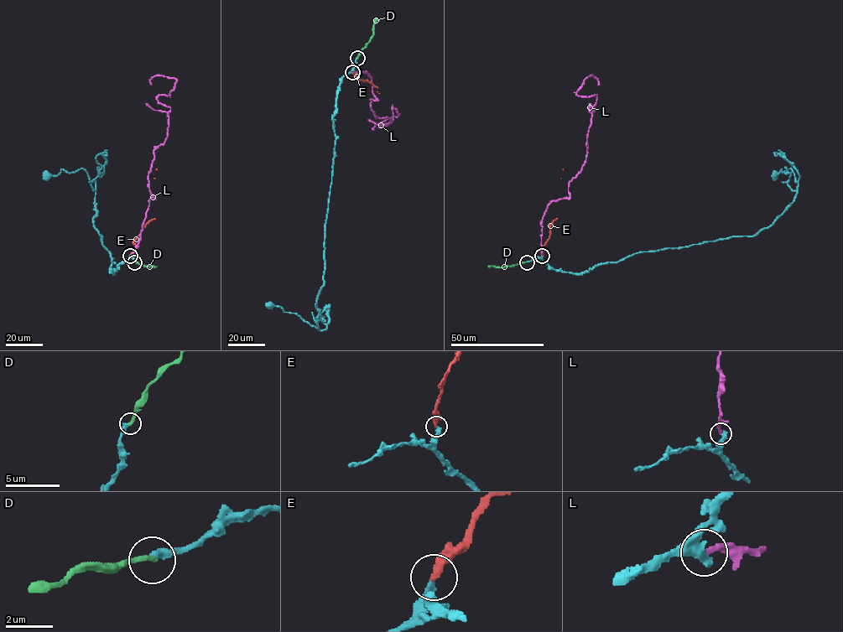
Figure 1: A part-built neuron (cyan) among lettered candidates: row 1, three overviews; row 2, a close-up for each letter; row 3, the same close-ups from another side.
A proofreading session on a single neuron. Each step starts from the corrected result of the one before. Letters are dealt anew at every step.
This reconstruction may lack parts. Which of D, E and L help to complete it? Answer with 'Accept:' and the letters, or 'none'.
Accept: E

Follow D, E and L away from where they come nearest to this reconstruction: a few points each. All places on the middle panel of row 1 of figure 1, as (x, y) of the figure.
D: (357, 58), (373, 34), (374, 23), (379, 19)
E: (353, 73), (358, 74), (356, 77), (377, 87), (379, 94)
L: (352, 72), (371, 77), (377, 117), (393, 119), (379, 127), (391, 122), (392, 107), (398, 114), (374, 129)

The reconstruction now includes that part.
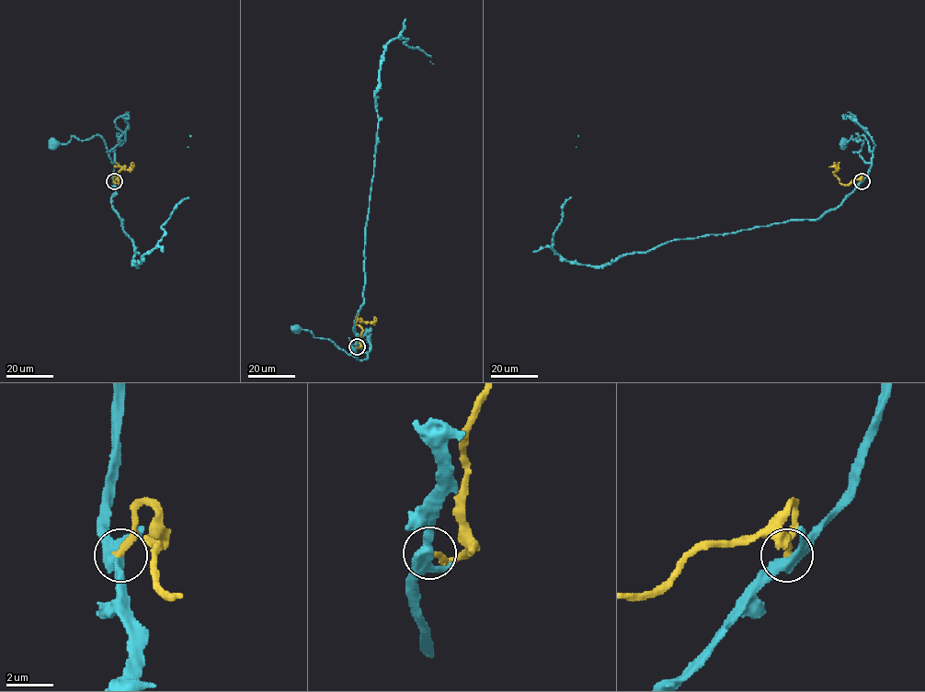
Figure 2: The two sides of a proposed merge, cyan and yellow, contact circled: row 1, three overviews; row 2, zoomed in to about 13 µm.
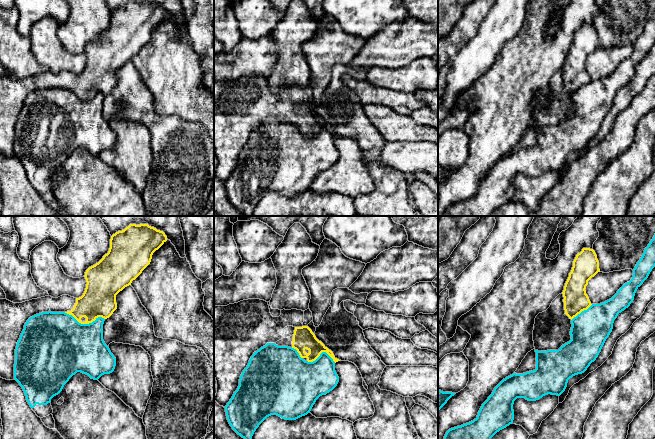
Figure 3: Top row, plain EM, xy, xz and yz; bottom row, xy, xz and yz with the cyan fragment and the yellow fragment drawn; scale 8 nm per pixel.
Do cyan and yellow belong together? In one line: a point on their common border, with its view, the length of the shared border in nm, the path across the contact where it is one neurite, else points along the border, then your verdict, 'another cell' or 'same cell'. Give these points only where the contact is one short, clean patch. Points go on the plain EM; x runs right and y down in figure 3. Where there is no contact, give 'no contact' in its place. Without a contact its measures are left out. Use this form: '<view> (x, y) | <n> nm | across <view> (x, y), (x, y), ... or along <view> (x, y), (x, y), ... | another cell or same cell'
xy (84, 100) | 340 nm | another cell

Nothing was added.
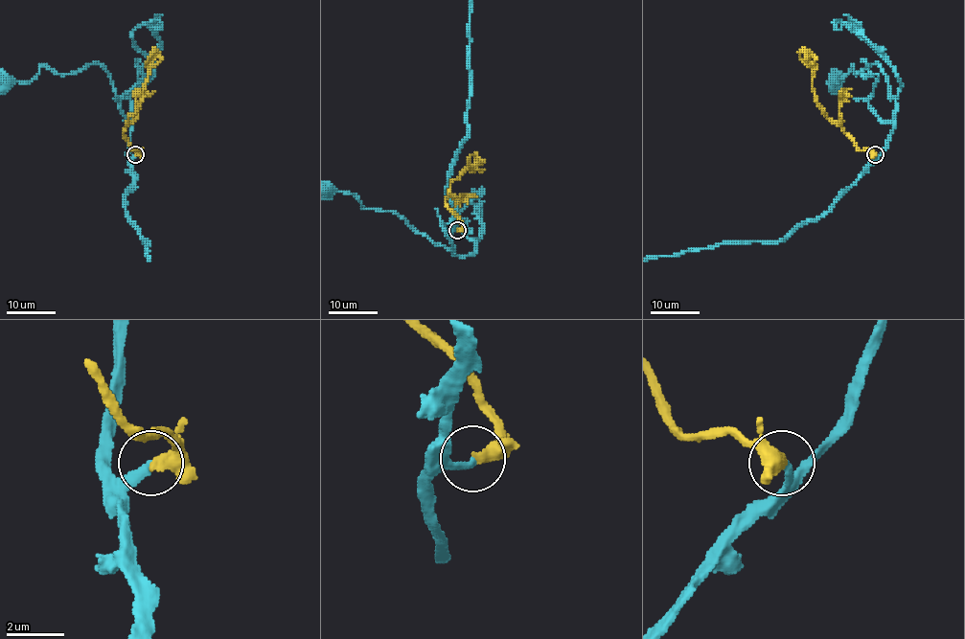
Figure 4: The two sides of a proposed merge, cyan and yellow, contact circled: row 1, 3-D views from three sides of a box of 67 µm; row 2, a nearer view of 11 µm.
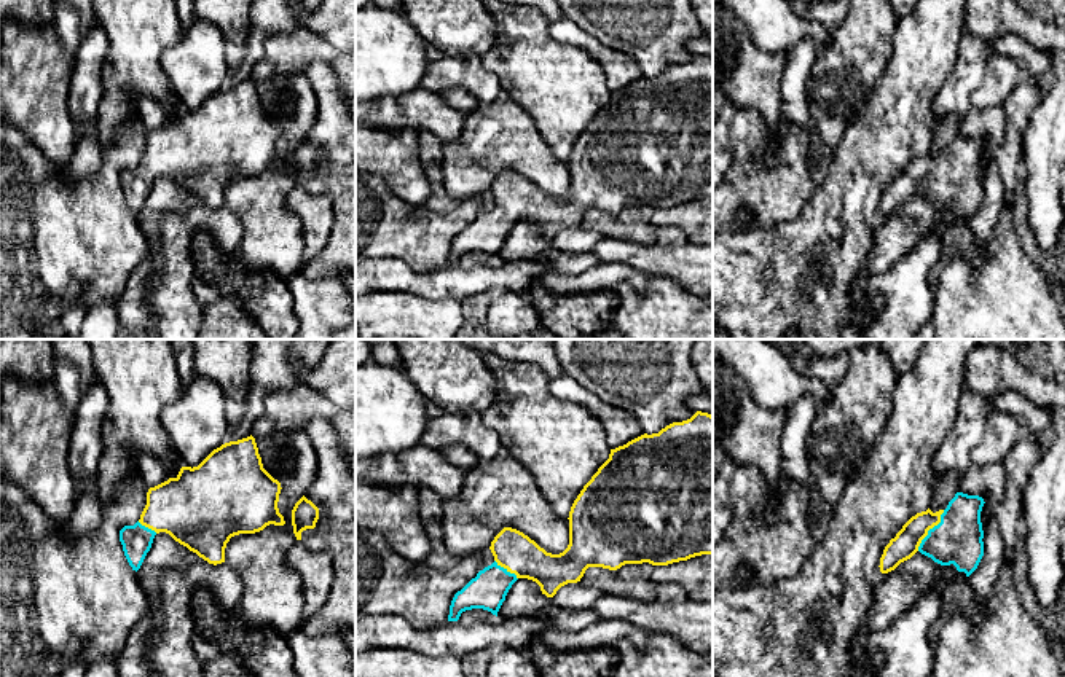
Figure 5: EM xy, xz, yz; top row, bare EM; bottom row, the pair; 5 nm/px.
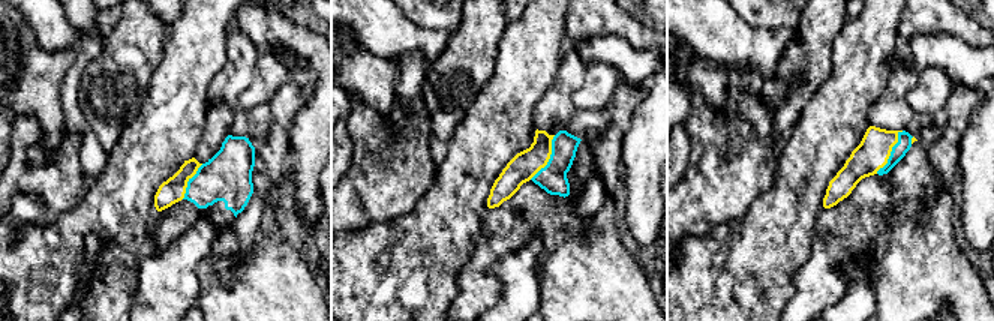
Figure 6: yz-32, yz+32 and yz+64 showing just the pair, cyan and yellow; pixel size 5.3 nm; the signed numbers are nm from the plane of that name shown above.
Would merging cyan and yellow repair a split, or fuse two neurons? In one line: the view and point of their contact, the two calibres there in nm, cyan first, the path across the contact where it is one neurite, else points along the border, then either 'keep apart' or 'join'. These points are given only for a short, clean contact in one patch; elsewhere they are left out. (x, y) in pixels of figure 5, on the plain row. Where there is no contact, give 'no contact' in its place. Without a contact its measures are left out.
yz (930, 172) | 240/140 nm | join

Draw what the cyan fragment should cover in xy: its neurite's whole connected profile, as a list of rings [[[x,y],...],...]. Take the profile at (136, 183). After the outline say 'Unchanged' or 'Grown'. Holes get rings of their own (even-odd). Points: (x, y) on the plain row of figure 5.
[[[252,78],[225,86],[198,110],[182,110],[175,121],[148,132],[140,162],[120,174],[124,199],[132,213],[137,215],[151,191],[155,178],[166,175],[209,207],[222,207],[231,180],[255,177],[269,167],[285,167],[277,151],[281,132],[281,126],[263,112]]]. Grown

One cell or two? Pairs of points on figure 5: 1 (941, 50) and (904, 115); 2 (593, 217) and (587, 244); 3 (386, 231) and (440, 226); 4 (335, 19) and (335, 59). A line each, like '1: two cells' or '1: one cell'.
1: one cell
2: two cells
3: one cell
4: two cells

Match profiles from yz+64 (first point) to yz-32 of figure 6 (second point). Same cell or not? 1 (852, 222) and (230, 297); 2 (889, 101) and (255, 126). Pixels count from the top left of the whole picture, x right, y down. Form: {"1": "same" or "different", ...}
{"1": "same", "2": "different"}

